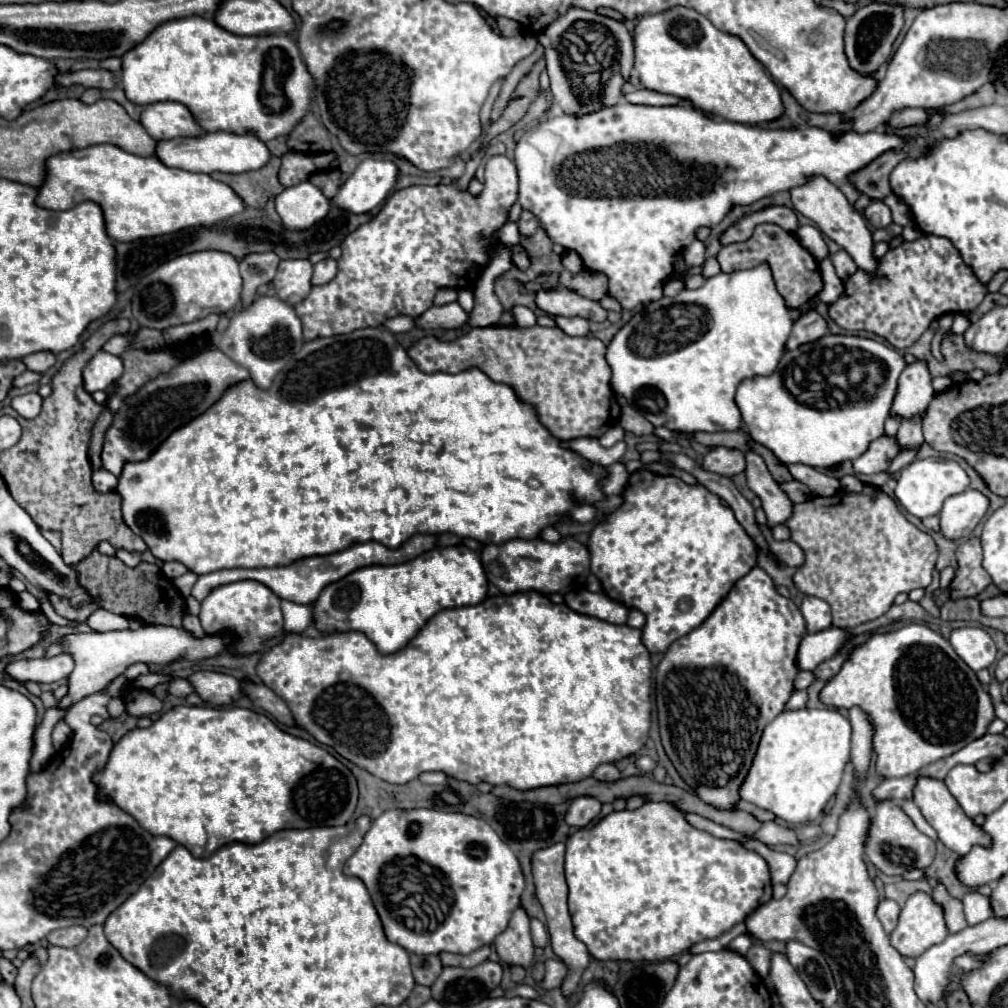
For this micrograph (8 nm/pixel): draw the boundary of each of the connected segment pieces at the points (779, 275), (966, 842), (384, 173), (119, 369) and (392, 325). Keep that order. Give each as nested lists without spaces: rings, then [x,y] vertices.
[[[771,223],[757,225],[753,235],[751,235],[751,239],[743,241],[743,243],[725,245],[719,251],[717,259],[721,263],[721,271],[725,271],[725,273],[751,269],[751,267],[759,265],[761,261],[767,261],[771,271],[773,271],[773,279],[775,279],[777,291],[783,295],[783,299],[791,307],[801,307],[803,303],[813,299],[823,287],[817,261],[801,247],[801,243],[795,239],[795,235],[783,231],[779,225],[771,225]]]
[[[919,777],[915,791],[913,791],[913,801],[921,809],[923,817],[937,831],[941,843],[945,847],[949,847],[951,851],[955,851],[957,855],[961,855],[961,857],[967,855],[971,851],[971,847],[975,847],[975,845],[991,847],[991,837],[971,817],[965,815],[965,811],[959,807],[957,799],[949,793],[949,789],[945,787],[943,781],[937,781],[937,779],[931,779],[931,777]]]
[[[365,159],[341,185],[333,203],[351,213],[369,213],[395,191],[397,177],[399,167],[393,161]]]
[[[99,349],[95,353],[95,357],[87,363],[85,371],[83,371],[83,379],[85,379],[85,389],[89,393],[93,391],[105,391],[107,387],[111,387],[119,375],[123,373],[123,361],[117,355],[111,355],[103,349]]]
[[[393,317],[393,319],[387,319],[387,323],[383,323],[381,327],[391,333],[405,333],[413,327],[413,319],[411,317]]]

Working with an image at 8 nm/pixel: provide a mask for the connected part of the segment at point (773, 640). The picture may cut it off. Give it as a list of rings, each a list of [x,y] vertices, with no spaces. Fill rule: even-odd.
[[[753,567],[699,627],[665,651],[655,675],[661,743],[681,779],[703,803],[719,809],[737,809],[741,801],[739,787],[751,769],[761,733],[785,709],[795,691],[793,681],[799,673],[795,659],[803,635],[805,621],[799,607],[775,591],[771,577],[763,569]]]

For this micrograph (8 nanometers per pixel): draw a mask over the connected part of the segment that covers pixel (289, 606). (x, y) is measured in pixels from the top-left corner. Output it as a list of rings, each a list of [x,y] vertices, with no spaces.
[[[283,599],[281,611],[283,611],[283,627],[287,633],[303,633],[313,621],[309,605],[299,605]]]

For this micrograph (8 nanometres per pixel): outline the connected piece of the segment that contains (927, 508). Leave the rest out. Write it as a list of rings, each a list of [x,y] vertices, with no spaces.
[[[929,457],[929,459],[915,459],[911,465],[901,469],[901,475],[899,475],[897,487],[895,487],[895,495],[897,495],[899,503],[905,507],[905,511],[909,511],[911,515],[915,515],[919,519],[925,519],[931,515],[939,515],[943,501],[949,495],[963,493],[967,487],[969,487],[969,477],[961,469],[959,463],[949,461],[949,459]]]

